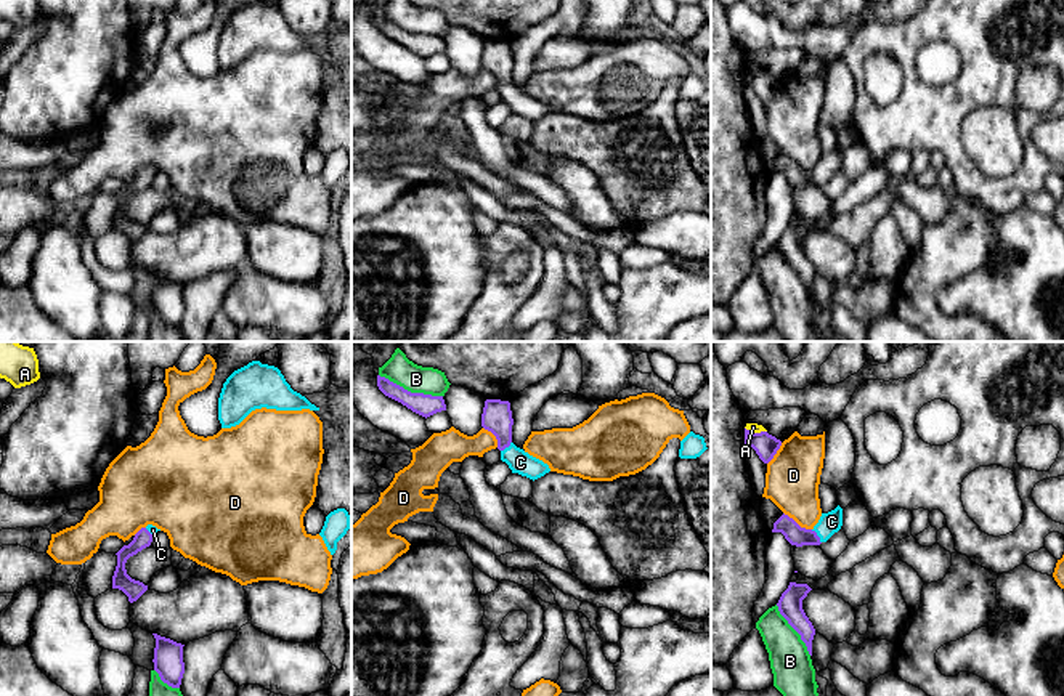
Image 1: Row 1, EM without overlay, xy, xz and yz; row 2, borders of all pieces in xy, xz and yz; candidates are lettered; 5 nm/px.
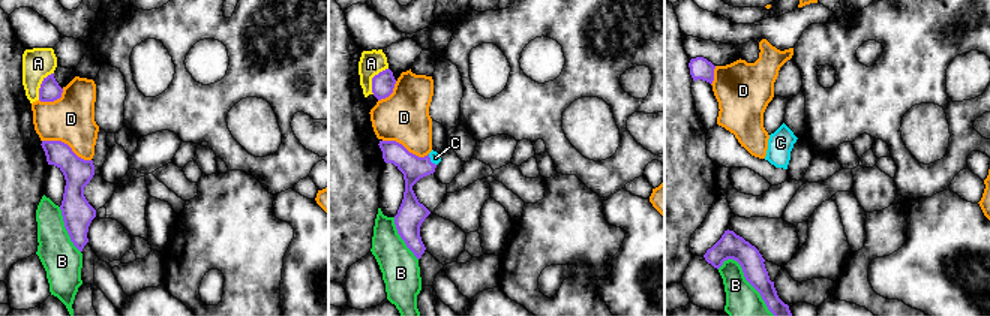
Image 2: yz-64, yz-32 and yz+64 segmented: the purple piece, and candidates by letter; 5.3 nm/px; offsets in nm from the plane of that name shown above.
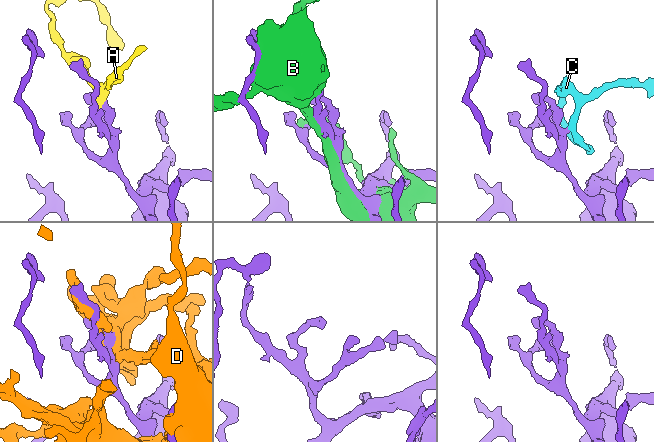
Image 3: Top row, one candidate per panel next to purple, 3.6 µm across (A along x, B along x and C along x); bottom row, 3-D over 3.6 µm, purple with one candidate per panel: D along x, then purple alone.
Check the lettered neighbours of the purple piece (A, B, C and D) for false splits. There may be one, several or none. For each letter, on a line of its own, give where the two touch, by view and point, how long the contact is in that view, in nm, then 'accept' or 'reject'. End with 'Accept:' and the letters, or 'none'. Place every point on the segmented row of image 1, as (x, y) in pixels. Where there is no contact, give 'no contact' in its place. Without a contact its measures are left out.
A: yz (756, 433) | 110 nm | reject
B: xz (410, 392) | 340 nm | reject
C: yz (817, 536) | 90 nm | accept
D: yz (796, 523) | 170 nm | reject
Accept: C

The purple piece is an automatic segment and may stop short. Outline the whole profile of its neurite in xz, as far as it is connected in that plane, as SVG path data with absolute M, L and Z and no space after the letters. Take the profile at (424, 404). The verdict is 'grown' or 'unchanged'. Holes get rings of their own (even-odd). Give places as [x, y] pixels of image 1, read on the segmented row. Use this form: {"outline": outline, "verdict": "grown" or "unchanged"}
{"outline": "M377 375L377 386L385 396L401 403L403 406L425 419L437 412L446 411L443 396L411 393L380 375Z", "verdict": "unchanged"}

